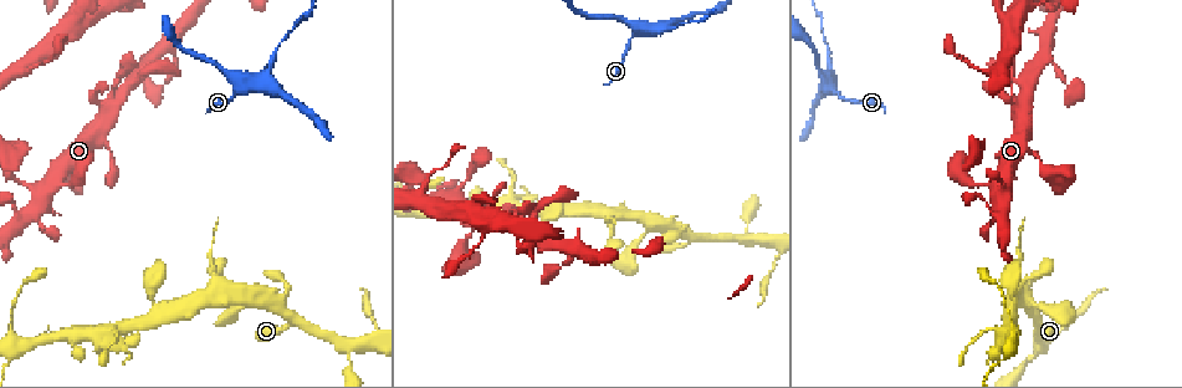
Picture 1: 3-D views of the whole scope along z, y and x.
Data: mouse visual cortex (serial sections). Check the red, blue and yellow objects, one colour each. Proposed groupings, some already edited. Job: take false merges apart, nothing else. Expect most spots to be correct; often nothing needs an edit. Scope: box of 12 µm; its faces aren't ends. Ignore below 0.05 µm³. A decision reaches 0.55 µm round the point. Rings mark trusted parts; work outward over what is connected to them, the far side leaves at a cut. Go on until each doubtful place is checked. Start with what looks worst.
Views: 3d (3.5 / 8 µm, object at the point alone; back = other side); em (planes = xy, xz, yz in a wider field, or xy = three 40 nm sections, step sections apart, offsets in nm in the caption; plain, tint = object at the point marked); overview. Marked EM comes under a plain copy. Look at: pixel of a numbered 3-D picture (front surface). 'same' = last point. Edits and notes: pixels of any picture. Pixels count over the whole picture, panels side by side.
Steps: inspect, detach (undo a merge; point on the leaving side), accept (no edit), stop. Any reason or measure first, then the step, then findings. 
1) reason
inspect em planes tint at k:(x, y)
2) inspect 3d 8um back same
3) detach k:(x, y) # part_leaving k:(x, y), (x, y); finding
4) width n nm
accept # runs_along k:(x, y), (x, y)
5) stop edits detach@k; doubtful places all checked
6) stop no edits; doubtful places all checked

calibre changes
inspect 3d 3.5um at 1:(16, 345)

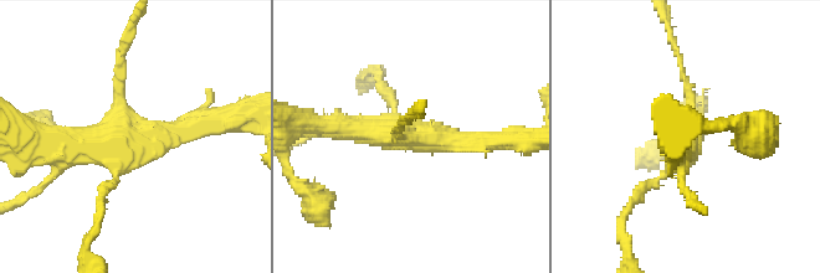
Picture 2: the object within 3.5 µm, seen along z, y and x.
need the tissue
inspect em xy step 5 tint at 2:(406, 135)

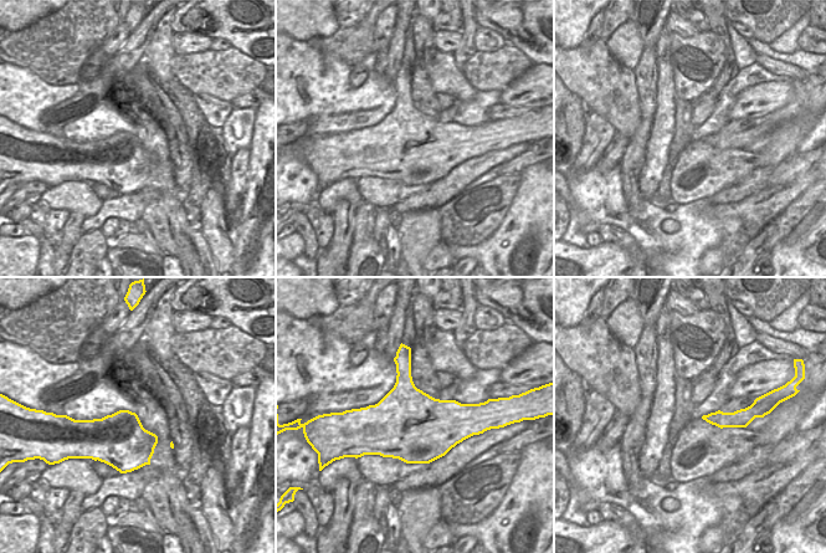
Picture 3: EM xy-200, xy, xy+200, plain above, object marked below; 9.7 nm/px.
width 700 nm
accept # runs_along 2:(208, 124), (128, 139), (121, 58); one cell here

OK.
three arms meet
inspect 3d 3.5um at 1:(643, 31)

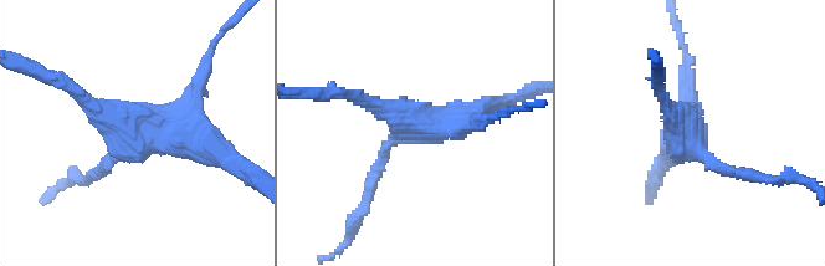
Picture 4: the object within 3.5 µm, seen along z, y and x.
need the tissue
inspect em planes tint at 4:(412, 125)

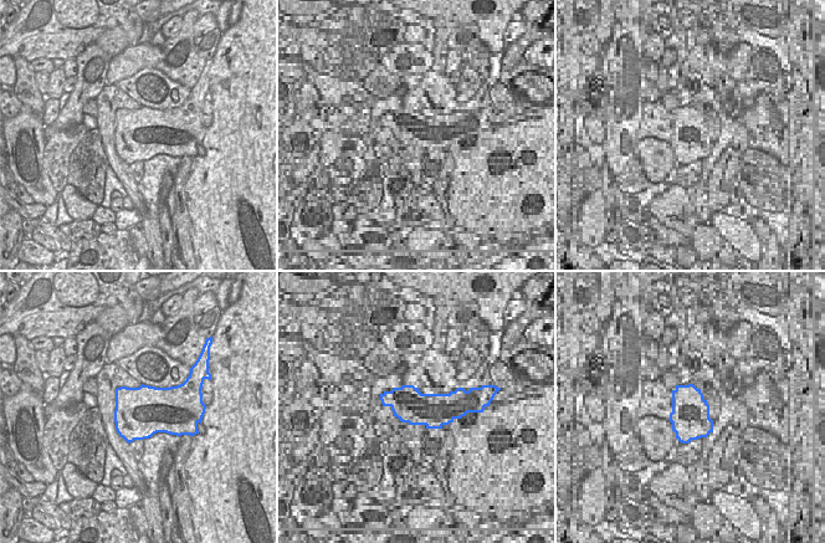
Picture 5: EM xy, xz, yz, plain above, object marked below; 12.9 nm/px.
another direction
inspect em xy step 1 tint same

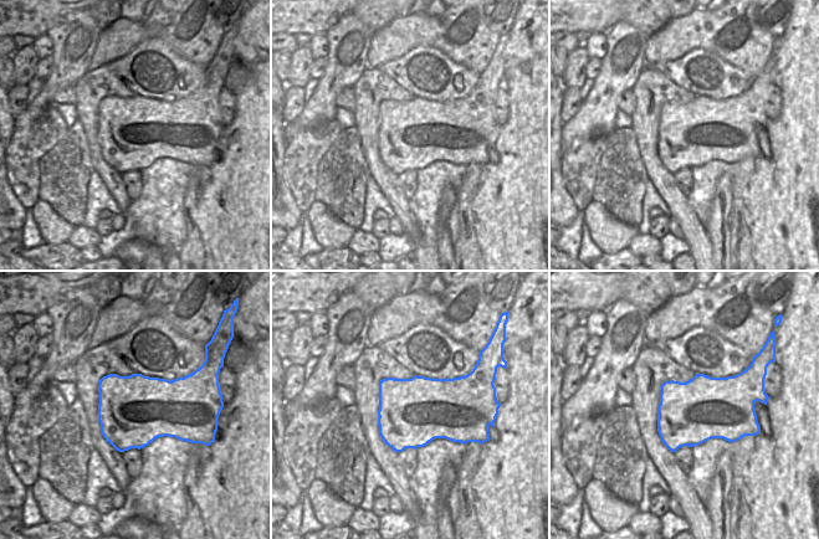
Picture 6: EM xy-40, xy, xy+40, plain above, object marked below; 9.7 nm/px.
accept # runs_along 4:(373, 183), (384, 148), (411, 126), (483, 107); all the same cell

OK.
inspect 3d 8um at 1:(666, 30)

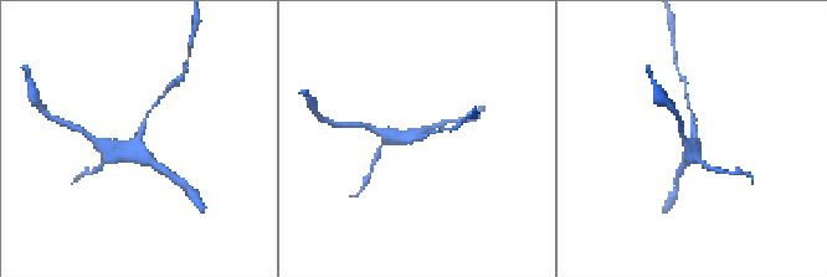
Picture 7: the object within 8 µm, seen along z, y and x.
arms 3; arm_widths 100, 350, 450 nm
inspect em xy step 1 tint at 7:(139, 139)

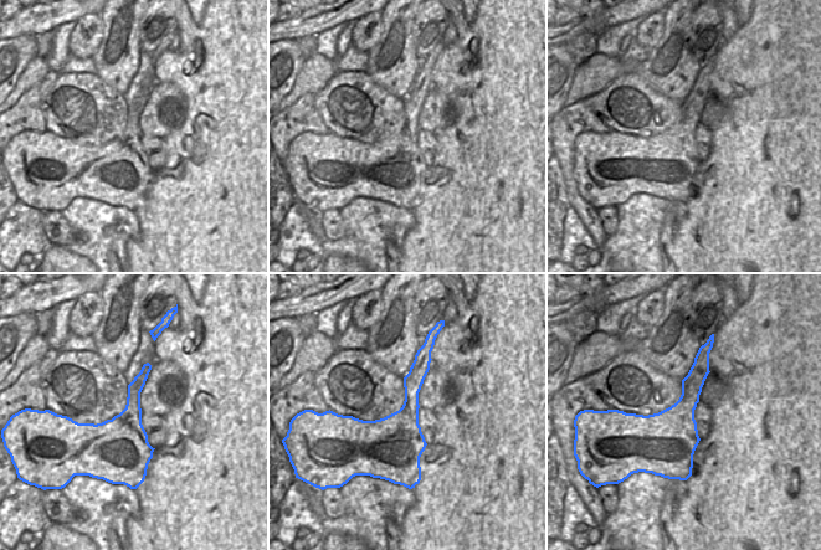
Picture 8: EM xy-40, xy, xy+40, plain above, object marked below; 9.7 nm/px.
accept # runs_along 7:(111, 158), (139, 139), (145, 116), (154, 106); continuous, no second cell

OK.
stop no edits; doubtful places all checked

